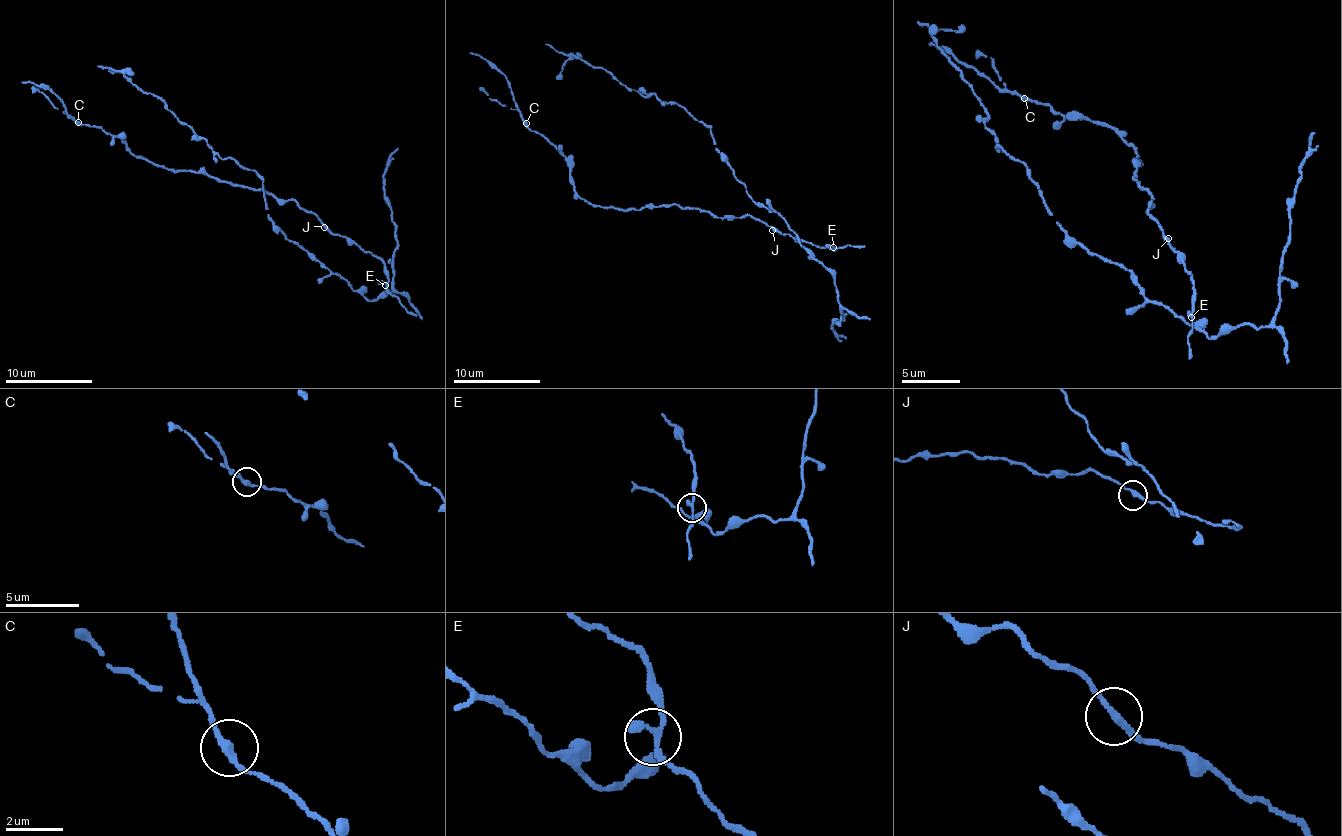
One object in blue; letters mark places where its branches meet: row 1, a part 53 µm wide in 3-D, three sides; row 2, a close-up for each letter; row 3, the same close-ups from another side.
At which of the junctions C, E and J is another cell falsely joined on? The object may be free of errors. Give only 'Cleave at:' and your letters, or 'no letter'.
Cleave at: no letter

